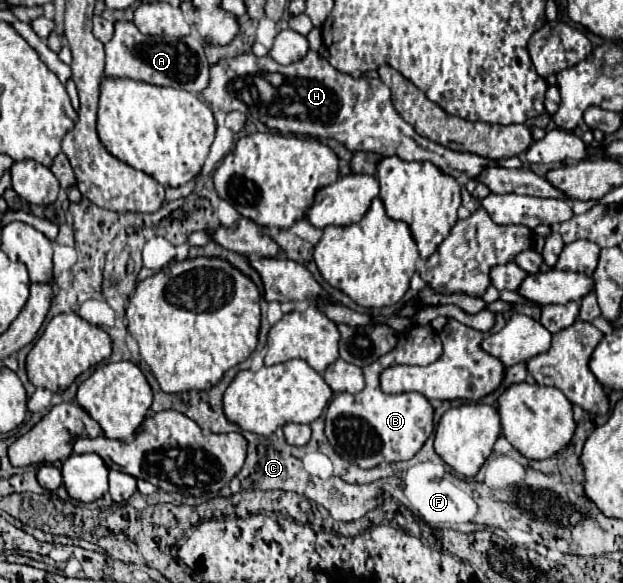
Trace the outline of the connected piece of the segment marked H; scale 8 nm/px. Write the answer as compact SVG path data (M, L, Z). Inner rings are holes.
M308 51L302 61L292 65L278 65L270 57L256 57L244 53L234 59L224 59L210 67L210 85L202 91L204 97L222 111L240 109L244 115L252 115L266 127L280 133L308 135L314 139L336 139L350 151L372 151L378 155L398 155L406 161L432 161L444 173L460 177L462 173L476 179L486 165L522 167L518 157L490 161L472 153L460 153L436 145L434 141L420 137L410 123L406 123L394 109L390 89L380 79L360 77L354 79L336 71L316 51Z

